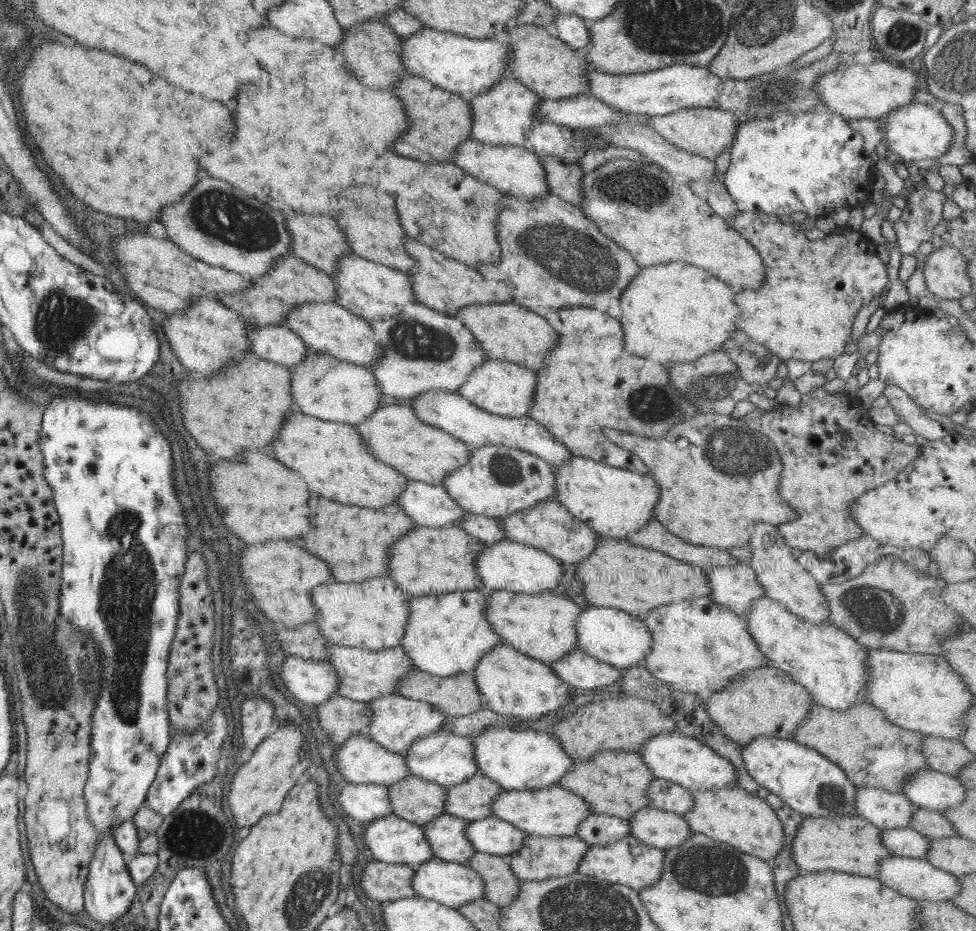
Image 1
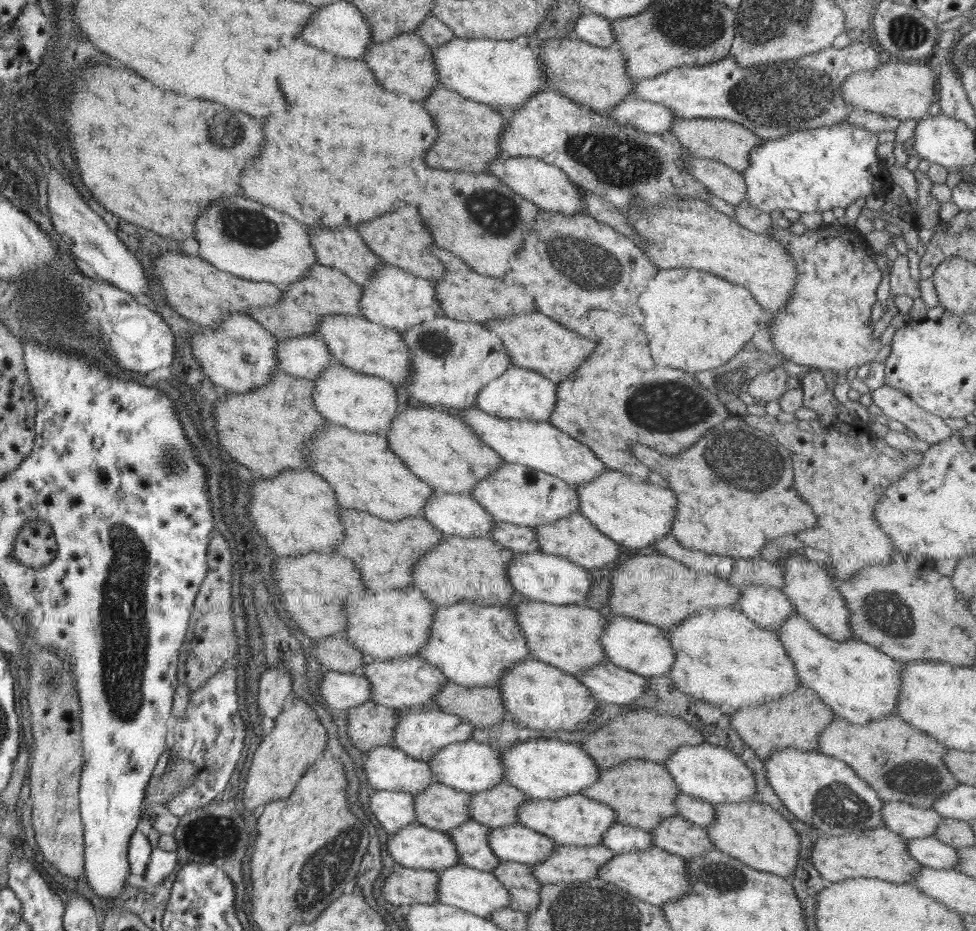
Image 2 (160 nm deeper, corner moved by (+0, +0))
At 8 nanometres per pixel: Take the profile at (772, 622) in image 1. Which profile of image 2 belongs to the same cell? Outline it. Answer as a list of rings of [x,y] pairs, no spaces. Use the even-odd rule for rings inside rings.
[[[793,613],[778,631],[804,686],[812,689],[833,712],[854,724],[868,724],[896,715],[901,689],[901,664],[860,640],[838,642],[824,636],[811,622]]]

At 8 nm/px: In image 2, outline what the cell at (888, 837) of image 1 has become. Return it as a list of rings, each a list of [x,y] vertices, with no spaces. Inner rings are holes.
[[[935,836],[908,840],[908,851],[923,866],[930,868],[956,869],[959,856],[952,846],[944,844]]]

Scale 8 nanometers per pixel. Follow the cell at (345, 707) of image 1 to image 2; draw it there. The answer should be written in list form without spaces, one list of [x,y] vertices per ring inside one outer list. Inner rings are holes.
[[[372,701],[348,709],[348,736],[358,750],[372,750],[377,746],[394,746],[398,710]]]

